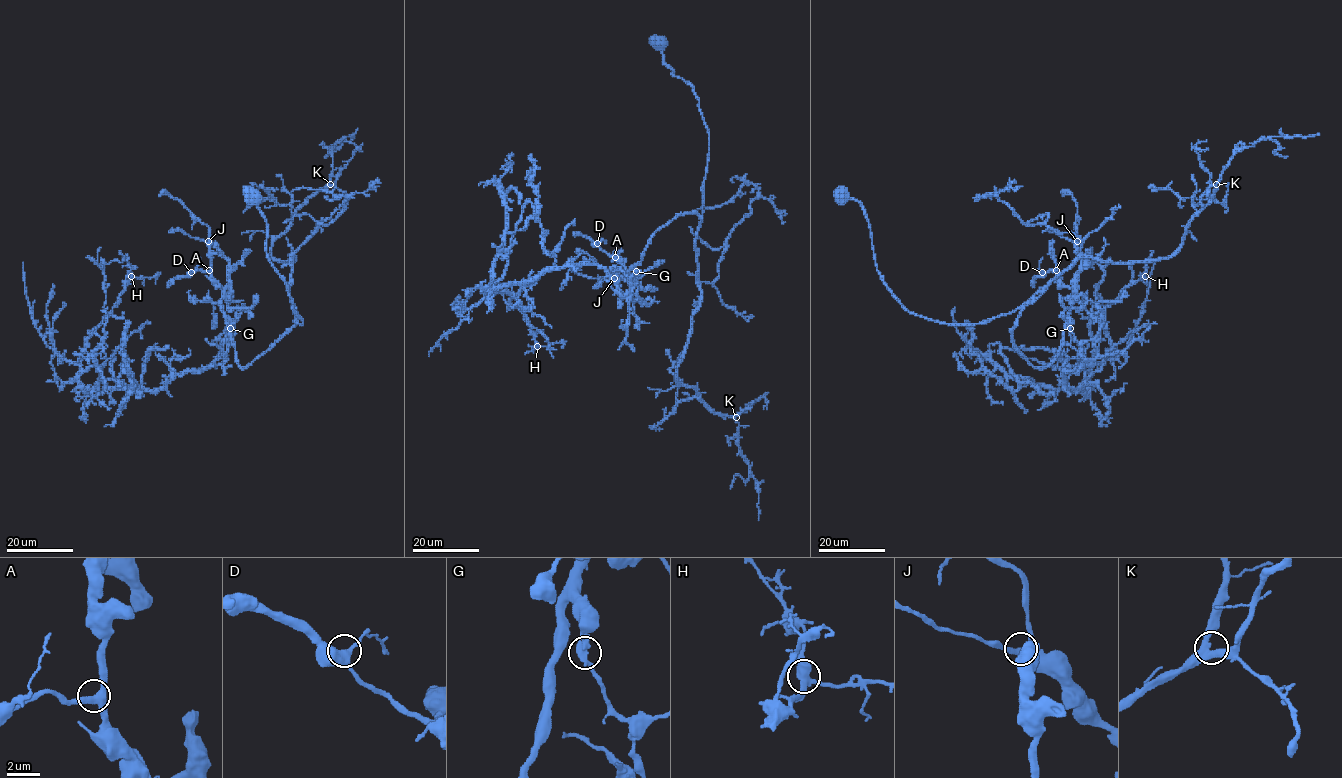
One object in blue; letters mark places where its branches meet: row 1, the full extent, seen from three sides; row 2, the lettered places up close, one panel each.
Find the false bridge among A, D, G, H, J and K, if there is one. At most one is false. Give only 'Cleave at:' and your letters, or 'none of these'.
Cleave at: G

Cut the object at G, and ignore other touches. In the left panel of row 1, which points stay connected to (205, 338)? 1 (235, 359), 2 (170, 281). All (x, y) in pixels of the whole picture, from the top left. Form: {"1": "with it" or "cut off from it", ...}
{"1": "cut off from it", "2": "cut off from it"}

